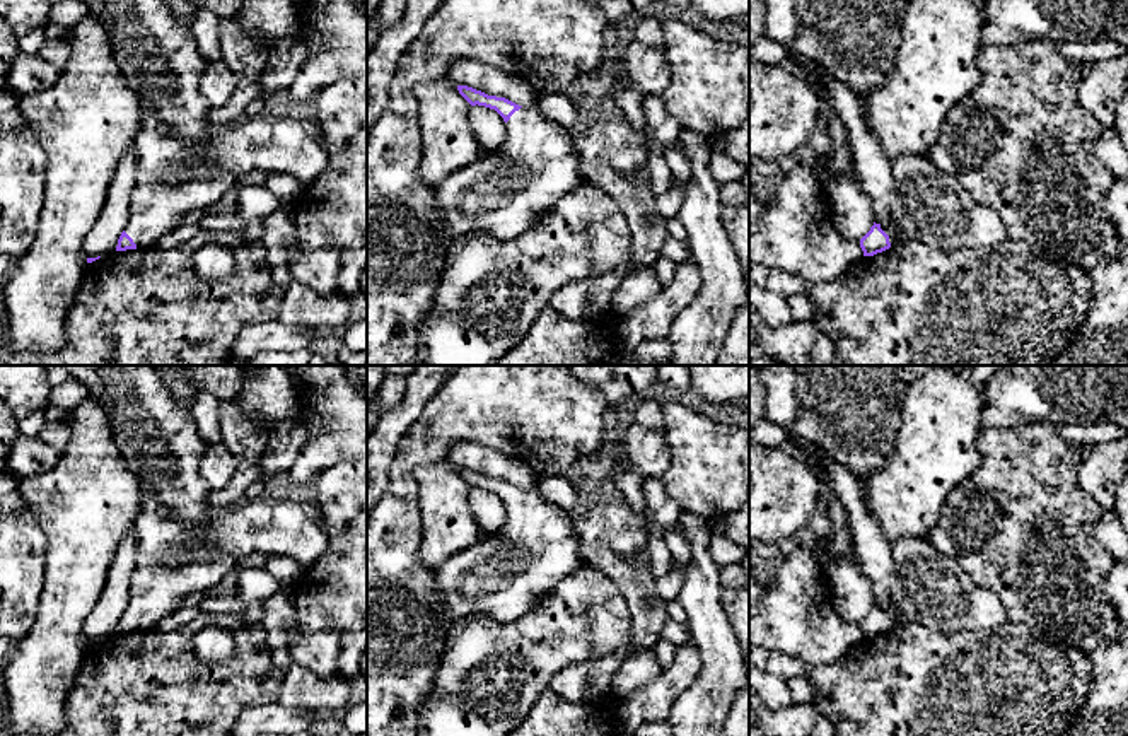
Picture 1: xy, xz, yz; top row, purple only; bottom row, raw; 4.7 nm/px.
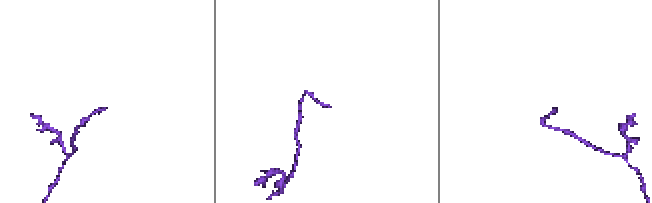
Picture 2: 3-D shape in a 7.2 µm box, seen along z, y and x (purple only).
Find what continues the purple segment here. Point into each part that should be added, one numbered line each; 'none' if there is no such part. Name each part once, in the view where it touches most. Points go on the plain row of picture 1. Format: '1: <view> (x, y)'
1: yz (929, 588)

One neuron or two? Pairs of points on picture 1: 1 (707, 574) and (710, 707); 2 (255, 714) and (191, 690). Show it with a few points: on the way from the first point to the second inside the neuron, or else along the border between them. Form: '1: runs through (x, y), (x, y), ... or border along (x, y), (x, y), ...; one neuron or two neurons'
1: runs through (707, 607), (707, 622), (712, 634), (712, 675); one neuron
2: border along (277, 700), (246, 706), (236, 718); two neurons

